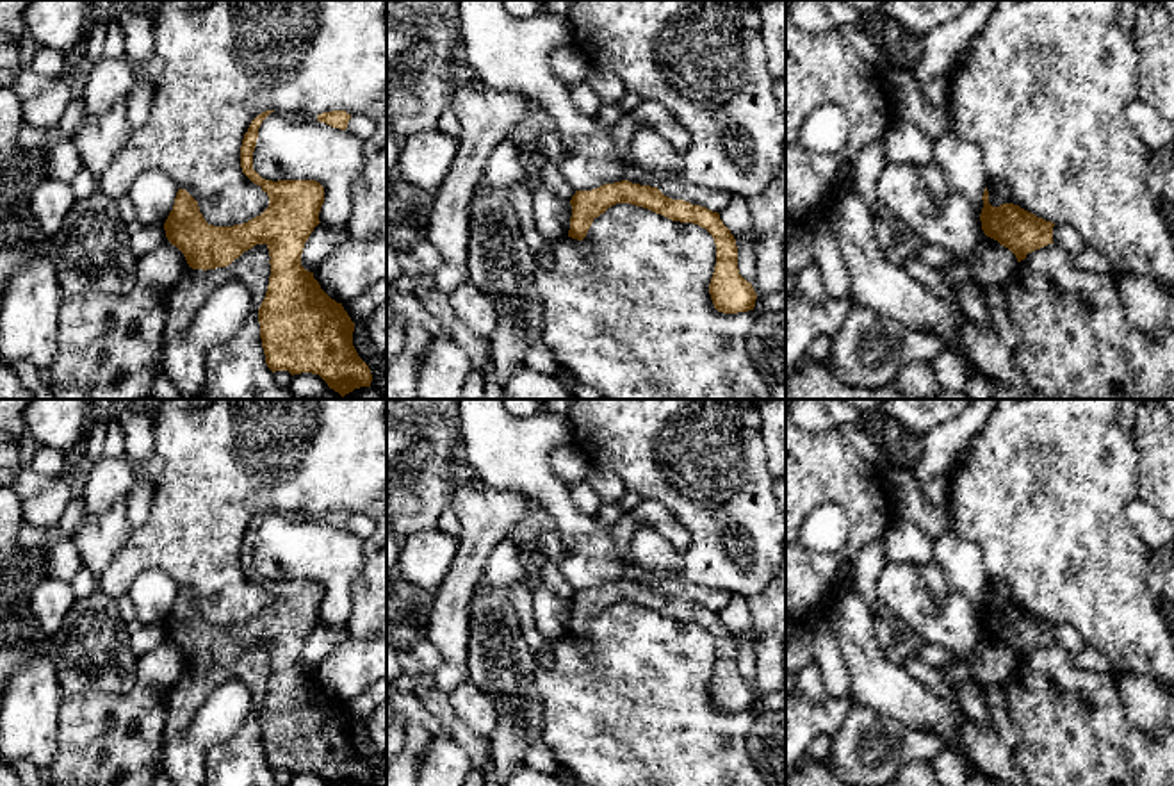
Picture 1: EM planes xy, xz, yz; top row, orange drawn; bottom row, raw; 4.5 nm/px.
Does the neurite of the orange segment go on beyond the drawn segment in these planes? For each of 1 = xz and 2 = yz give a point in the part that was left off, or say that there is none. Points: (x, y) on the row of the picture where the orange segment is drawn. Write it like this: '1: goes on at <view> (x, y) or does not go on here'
1: does not go on here
2: does not go on here

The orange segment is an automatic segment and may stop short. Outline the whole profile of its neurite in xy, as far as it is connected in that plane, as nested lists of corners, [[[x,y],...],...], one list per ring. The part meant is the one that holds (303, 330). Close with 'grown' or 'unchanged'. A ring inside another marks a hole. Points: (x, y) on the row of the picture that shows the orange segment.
[[[274,111],[258,114],[241,146],[242,173],[269,196],[269,207],[242,225],[214,226],[200,212],[198,201],[178,189],[164,230],[189,267],[226,267],[257,244],[269,250],[271,276],[258,308],[260,339],[267,367],[319,374],[342,397],[371,387],[369,365],[353,346],[355,323],[342,303],[331,299],[301,266],[301,253],[321,223],[324,187],[315,180],[265,180],[253,169],[253,151],[262,121]]]; unchanged

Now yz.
[[[987,187],[982,200],[980,221],[983,233],[1008,248],[1017,262],[1024,260],[1028,253],[1053,244],[1055,223],[1037,217],[1014,203],[992,207]]]; unchanged

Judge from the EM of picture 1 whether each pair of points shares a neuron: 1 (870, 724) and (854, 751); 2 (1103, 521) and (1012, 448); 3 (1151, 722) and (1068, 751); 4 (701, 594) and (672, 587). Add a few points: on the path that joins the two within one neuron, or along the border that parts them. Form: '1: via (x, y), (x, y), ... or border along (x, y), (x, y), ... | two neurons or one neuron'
1: via (868, 731), (861, 744) | one neuron
2: via (1080, 515), (1035, 471) | one neuron
3: border along (1117, 690), (1126, 719), (1144, 735) | two neurons
4: via (693, 594), (679, 589) | one neuron

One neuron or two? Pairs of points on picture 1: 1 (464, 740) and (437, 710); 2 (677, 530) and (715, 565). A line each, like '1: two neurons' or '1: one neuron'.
1: one neuron
2: two neurons

